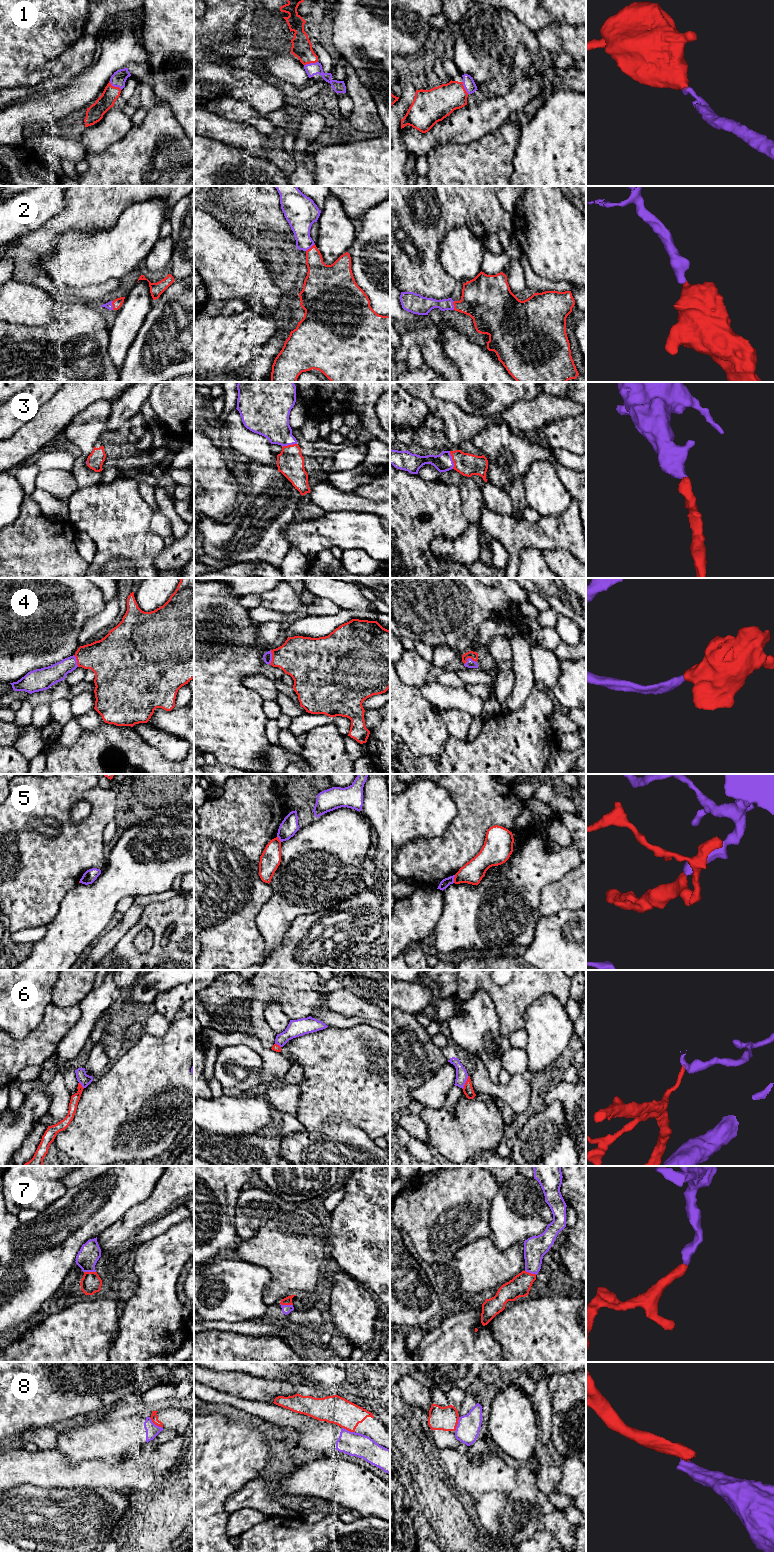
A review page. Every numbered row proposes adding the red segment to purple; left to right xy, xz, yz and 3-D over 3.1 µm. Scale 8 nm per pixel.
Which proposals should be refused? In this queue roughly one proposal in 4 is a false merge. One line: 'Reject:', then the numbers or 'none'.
Reject: 5, 6, 8

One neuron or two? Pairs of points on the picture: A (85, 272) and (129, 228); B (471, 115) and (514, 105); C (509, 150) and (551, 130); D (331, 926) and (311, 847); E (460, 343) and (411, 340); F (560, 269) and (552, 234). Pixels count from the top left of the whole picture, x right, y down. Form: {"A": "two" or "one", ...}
{"A": "one", "B": "one", "C": "two", "D": "two", "E": "two", "F": "one"}

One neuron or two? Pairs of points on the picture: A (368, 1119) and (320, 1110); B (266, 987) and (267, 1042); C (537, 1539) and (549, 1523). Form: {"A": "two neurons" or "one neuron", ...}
{"A": "one neuron", "B": "one neuron", "C": "two neurons"}

